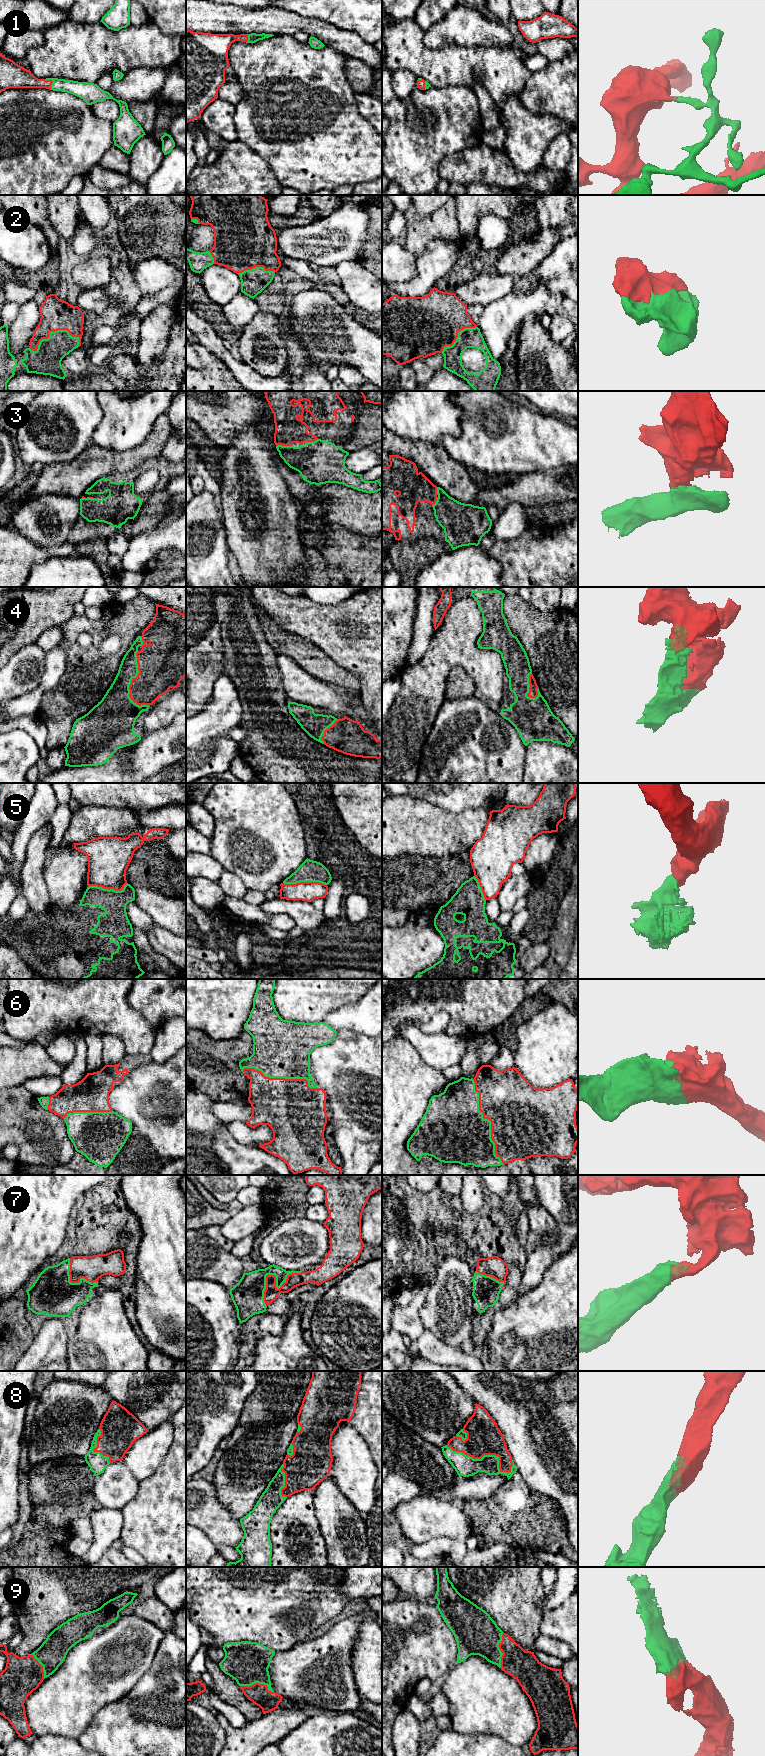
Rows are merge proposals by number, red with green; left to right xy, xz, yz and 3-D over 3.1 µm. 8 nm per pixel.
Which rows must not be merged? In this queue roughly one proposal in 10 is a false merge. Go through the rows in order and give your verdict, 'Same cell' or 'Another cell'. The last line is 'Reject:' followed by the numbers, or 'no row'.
1: Same cell
2: Same cell
3: Same cell
4: Same cell
5: Another cell
6: Same cell
7: Same cell
8: Same cell
9: Same cell
Reject: 5

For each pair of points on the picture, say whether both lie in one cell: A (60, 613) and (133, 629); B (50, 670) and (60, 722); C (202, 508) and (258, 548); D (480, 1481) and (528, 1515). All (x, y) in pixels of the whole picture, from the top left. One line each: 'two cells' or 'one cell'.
A: two cells
B: two cells
C: two cells
D: two cells

